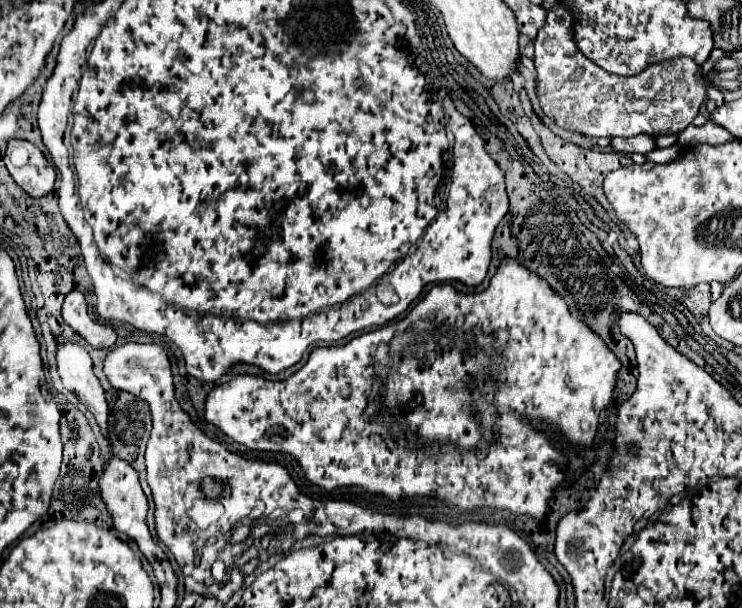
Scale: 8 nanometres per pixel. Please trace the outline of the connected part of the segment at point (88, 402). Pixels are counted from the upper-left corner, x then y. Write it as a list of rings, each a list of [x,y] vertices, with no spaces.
[[[60,344],[56,352],[58,372],[64,386],[94,414],[104,438],[108,438],[108,404],[104,388],[92,372],[92,360],[80,344]]]

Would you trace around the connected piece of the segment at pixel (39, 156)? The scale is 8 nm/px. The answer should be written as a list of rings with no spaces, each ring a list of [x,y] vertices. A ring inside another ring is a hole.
[[[10,140],[4,156],[14,182],[32,198],[42,198],[54,190],[56,170],[46,156],[26,140]]]

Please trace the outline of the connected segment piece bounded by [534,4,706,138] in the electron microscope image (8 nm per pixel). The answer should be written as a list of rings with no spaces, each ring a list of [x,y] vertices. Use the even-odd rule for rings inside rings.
[[[558,4],[546,16],[546,26],[538,32],[534,40],[536,56],[534,64],[538,70],[538,96],[546,116],[554,118],[556,124],[570,132],[578,132],[582,136],[636,136],[636,134],[678,134],[682,132],[698,114],[698,108],[706,100],[706,88],[700,76],[700,66],[694,64],[690,58],[676,58],[672,62],[662,62],[656,66],[646,68],[636,76],[618,76],[602,70],[594,62],[590,62],[572,42],[572,14]]]

